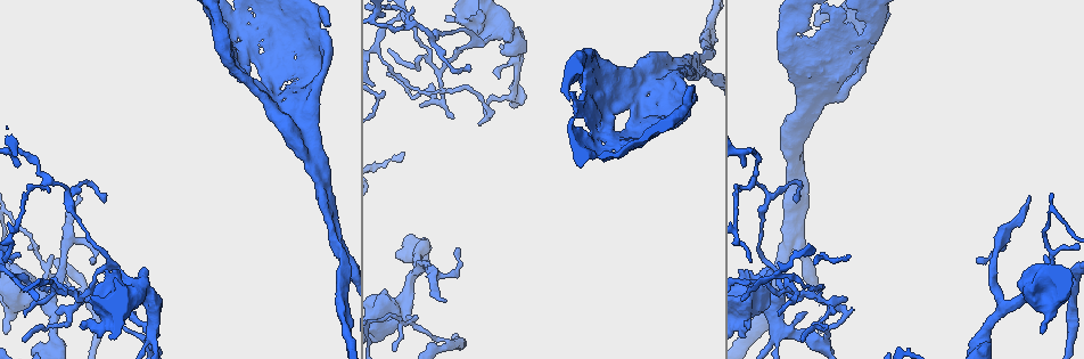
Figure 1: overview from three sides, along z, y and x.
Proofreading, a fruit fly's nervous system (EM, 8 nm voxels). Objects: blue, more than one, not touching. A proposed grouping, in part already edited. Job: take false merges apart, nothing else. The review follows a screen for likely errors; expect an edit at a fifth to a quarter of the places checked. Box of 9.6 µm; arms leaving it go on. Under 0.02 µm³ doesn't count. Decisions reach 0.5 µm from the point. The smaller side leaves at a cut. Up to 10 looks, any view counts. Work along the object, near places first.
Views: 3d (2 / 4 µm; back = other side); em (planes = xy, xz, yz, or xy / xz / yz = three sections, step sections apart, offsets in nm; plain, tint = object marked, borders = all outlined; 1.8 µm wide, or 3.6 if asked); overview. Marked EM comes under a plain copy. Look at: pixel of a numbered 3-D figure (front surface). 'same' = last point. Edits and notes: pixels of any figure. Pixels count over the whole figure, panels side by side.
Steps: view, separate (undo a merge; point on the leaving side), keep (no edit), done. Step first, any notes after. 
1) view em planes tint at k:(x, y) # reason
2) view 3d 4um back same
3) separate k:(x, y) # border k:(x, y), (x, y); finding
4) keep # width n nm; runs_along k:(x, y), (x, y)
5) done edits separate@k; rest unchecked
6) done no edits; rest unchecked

view 3d 4um at 1:(48, 269) # touches itself

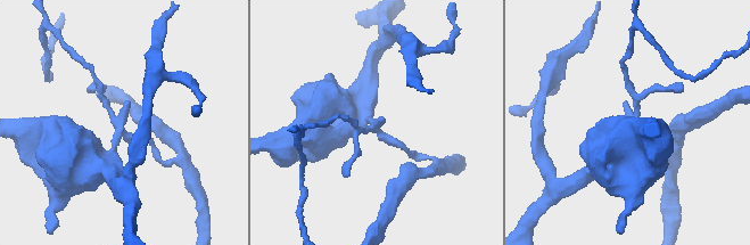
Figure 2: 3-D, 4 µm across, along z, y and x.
view em planes tint at 2:(121, 129)

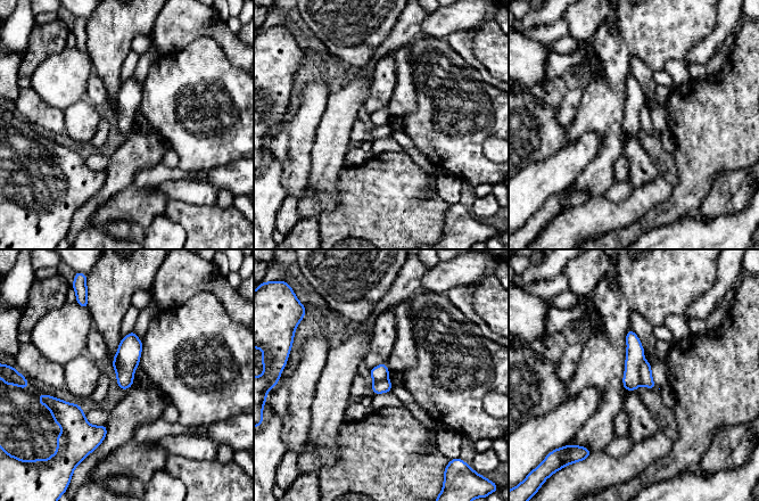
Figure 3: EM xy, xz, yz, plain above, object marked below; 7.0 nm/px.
separate 3:(645, 374) # border 3:(643, 359), (640, 366), (641, 383); two neurons meet here

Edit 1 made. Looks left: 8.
view 3d 4um at 1:(411, 24) # abrupt turn

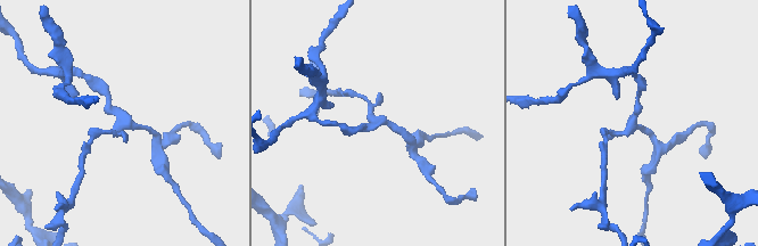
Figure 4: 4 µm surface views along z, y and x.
view em 3.6um planes tint at 4:(634, 122) # arms 3; shape alone is not enough

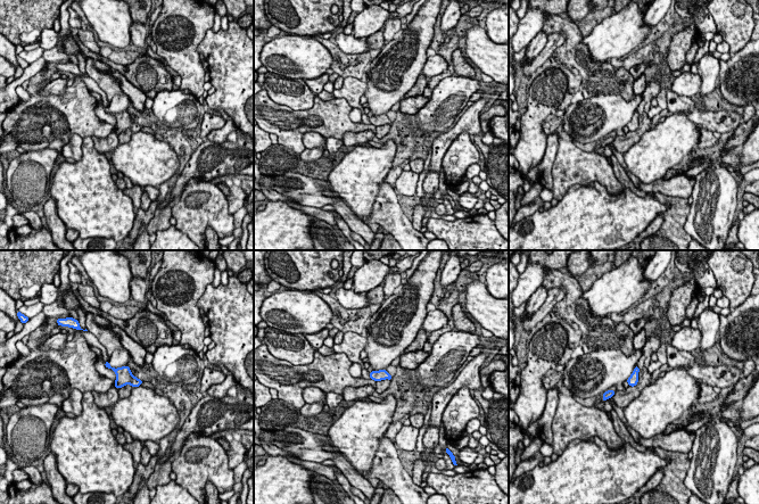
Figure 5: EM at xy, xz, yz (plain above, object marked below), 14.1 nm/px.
keep # one neuron here

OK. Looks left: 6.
view em planes tint at 1:(307, 73) # closes a loop

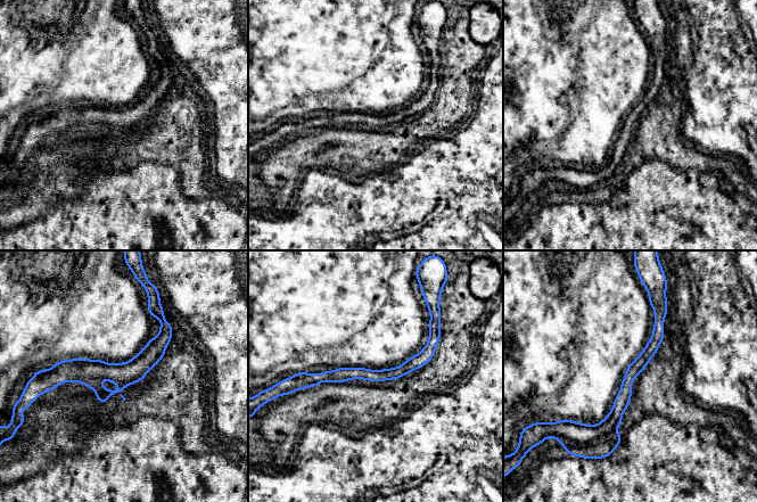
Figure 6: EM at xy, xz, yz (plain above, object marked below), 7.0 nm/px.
keep # runs_along 6:(657, 315), (658, 336), (611, 422), (614, 444); one neuron here

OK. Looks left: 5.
done edits separate@3; rest unchecked

